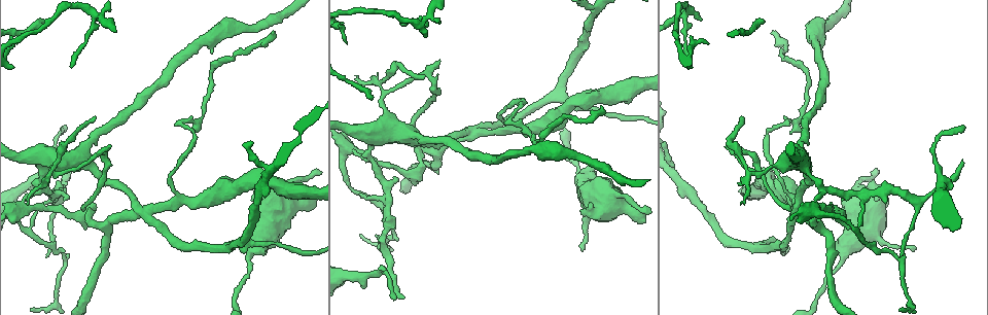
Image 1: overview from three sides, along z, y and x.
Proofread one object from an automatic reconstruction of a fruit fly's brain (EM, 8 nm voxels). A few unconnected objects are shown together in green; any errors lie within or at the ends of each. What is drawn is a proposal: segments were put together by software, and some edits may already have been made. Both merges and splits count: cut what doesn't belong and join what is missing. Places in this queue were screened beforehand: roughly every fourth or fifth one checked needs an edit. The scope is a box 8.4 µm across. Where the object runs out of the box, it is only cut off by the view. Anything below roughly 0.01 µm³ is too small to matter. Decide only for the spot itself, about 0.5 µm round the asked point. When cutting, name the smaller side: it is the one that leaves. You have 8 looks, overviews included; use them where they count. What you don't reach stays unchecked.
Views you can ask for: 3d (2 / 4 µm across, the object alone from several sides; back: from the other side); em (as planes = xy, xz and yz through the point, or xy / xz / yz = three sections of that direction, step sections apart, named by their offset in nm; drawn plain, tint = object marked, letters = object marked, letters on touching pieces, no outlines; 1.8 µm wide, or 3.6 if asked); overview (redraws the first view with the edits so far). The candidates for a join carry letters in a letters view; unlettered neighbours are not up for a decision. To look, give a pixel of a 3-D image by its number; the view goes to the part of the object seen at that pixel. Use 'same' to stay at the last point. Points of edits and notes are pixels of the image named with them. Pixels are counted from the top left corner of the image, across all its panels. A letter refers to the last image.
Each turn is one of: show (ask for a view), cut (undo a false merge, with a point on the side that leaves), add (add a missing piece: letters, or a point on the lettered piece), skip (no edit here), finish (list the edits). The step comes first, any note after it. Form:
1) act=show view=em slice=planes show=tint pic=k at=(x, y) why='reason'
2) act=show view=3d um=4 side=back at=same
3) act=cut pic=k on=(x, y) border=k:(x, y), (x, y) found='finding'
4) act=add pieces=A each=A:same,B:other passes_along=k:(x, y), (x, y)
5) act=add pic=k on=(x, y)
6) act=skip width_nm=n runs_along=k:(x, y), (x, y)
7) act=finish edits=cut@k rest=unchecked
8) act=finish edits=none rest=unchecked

act=show view=3d um=2 pic=1 at=(27, 201) why='thin end'

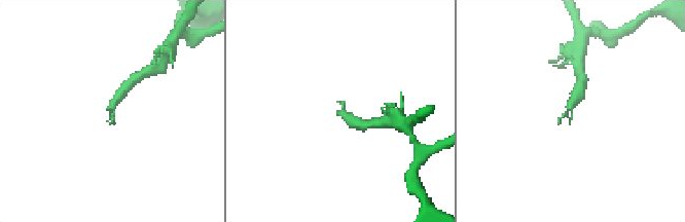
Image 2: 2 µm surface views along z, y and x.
act=show view=em slice=yz step=8 show=letters pic=2 at=(342, 102)

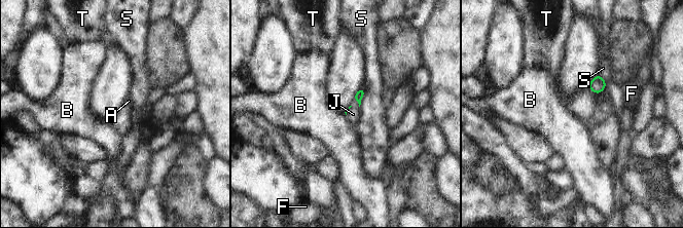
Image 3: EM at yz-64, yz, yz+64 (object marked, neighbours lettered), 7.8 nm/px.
act=show view=em slice=planes show=letters at=same

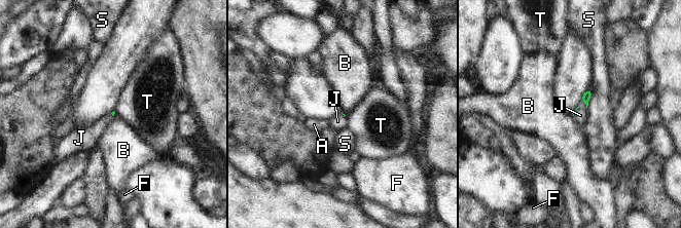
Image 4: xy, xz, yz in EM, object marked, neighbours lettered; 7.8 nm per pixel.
act=add pieces=J each=A:other,B:other,F:other,J:same,S:other,T:other passes_along=4:(586, 96), (585, 104), (580, 115) found='it goes on there'

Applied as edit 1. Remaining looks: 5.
act=show view=overview

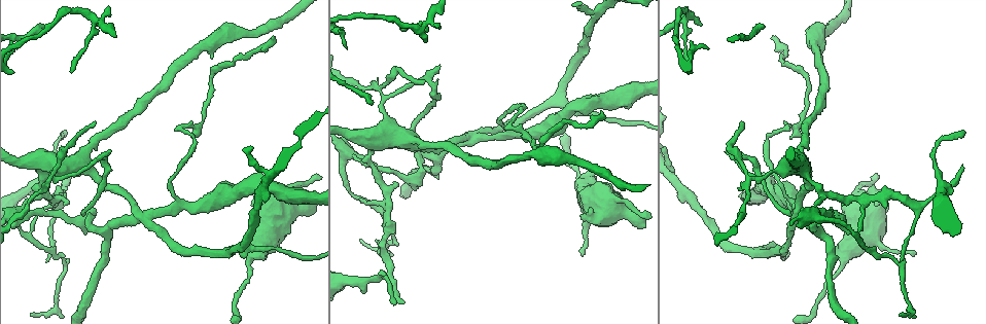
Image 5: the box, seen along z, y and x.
act=show view=em um=3.6 slice=planes show=letters pic=5 at=(405, 302) why='tapers out'

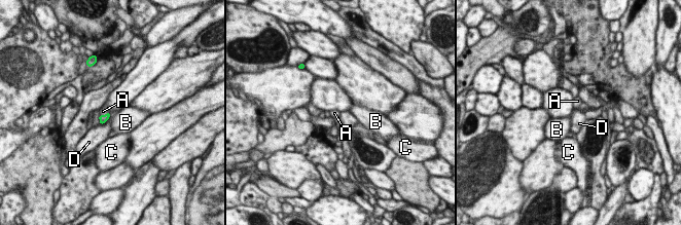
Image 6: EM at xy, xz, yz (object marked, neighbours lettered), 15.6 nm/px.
act=add pieces=A each=A:same,B:other,C:other,D:other passes_along=6:(103, 119), (104, 115), (103, 111) found='it goes on there'

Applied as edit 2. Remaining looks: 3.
act=show view=overview

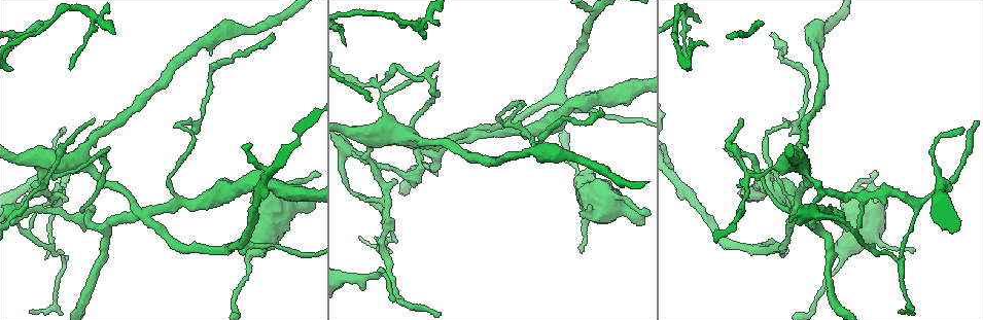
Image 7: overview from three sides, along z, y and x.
act=show view=em slice=yz step=4 show=tint pic=7 at=(219, 249) why='arms part here'

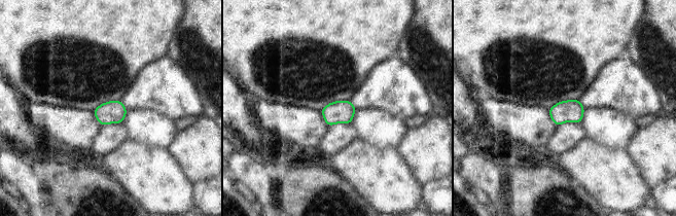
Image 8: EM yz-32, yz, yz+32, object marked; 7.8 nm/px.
act=show view=em slice=planes show=letters at=same why='cut it another way'

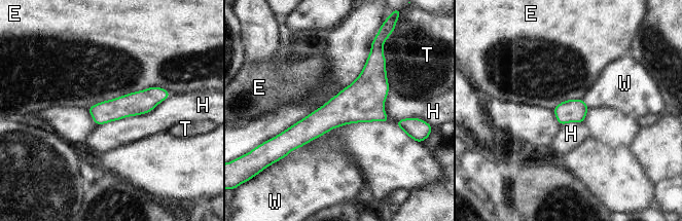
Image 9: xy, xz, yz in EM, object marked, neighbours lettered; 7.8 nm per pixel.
act=skip each=E:other,H:other,T:other,W:other border=9:(171, 94), (146, 87), (87, 108) found='continuous, no second cell'

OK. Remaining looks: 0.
act=finish edits=add@4,add@6 rest=unchecked

